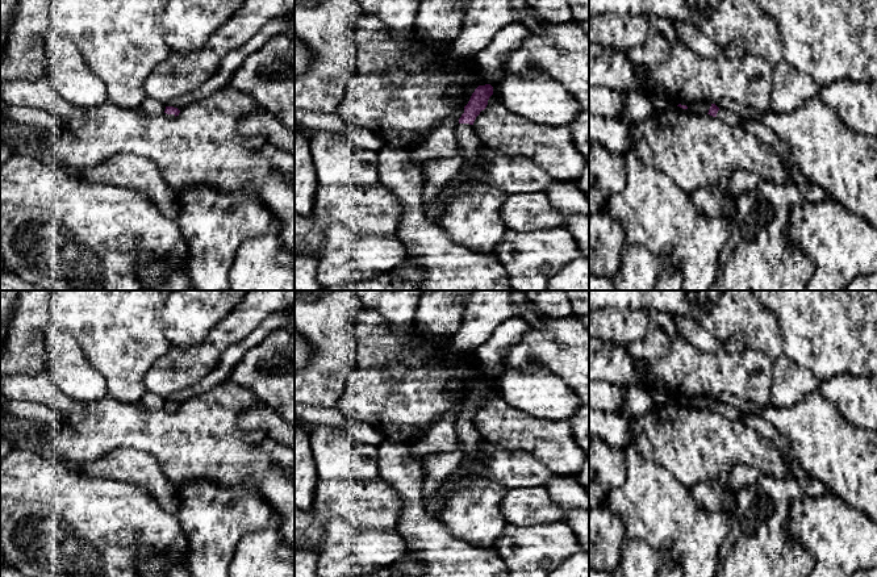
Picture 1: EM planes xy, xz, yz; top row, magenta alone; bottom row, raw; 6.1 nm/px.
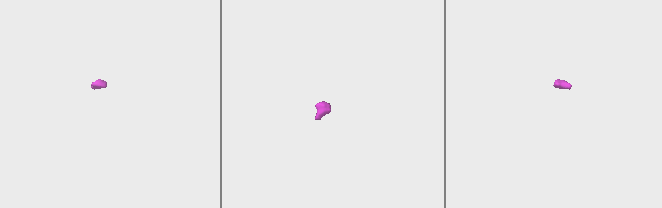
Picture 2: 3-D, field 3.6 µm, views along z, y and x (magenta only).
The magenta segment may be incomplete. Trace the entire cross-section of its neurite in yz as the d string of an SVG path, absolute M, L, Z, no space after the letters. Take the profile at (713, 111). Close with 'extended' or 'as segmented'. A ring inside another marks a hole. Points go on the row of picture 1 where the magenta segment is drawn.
M820 96L806 101L792 113L778 114L769 110L755 118L719 109L711 104L707 114L732 126L743 126L746 121L757 121L770 129L789 146L793 162L810 183L826 191L834 202L877 227L877 138L859 135L848 129Z; extended

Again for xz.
M490 84L479 85L459 118L456 139L463 150L463 164L448 183L454 196L446 202L438 223L451 241L494 255L494 248L509 229L501 217L508 193L472 175L472 167L477 164L483 145L472 125L486 108L492 95Z; extended

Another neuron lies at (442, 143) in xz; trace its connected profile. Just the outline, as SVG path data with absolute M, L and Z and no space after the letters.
M450 116L433 130L426 141L410 150L410 162L415 164L425 180L425 164L434 159L455 158L458 155L456 117Z

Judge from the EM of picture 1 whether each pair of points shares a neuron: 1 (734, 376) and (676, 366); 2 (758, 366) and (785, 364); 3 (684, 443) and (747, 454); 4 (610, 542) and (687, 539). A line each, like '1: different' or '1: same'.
1: same
2: different
3: same
4: different

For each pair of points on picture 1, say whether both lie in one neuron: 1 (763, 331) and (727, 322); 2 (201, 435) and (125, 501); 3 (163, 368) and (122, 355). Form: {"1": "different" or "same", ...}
{"1": "same", "2": "different", "3": "different"}

